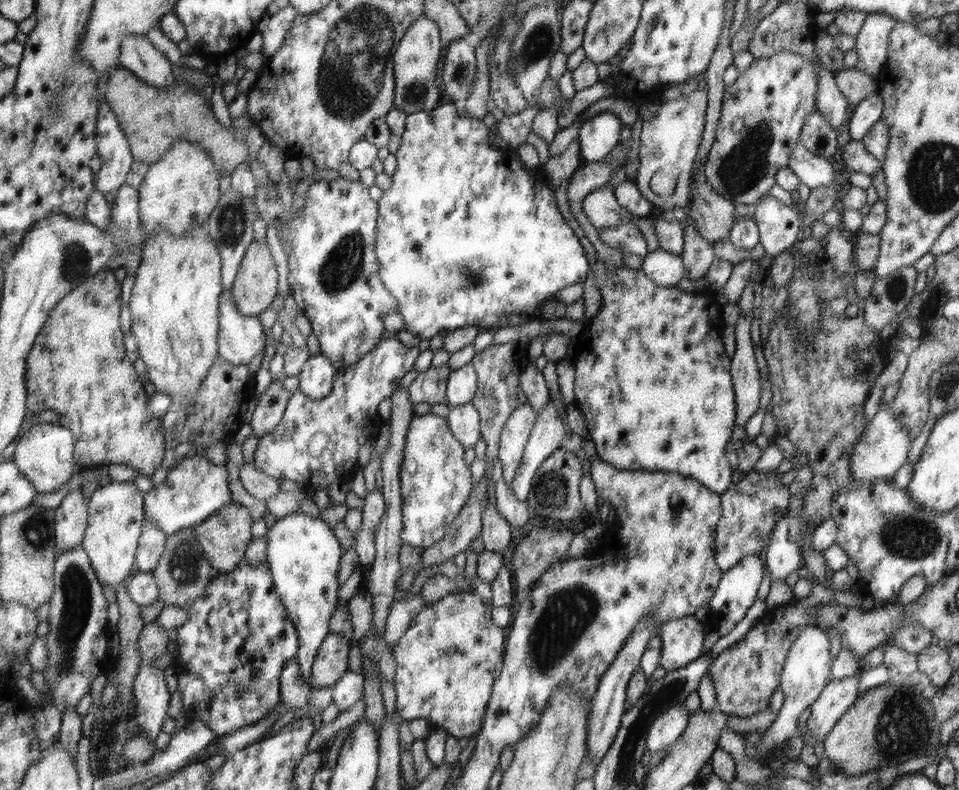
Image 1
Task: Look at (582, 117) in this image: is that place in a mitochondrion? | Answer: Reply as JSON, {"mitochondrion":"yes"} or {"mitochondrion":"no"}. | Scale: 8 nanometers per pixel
{"mitochondrion":"no"}

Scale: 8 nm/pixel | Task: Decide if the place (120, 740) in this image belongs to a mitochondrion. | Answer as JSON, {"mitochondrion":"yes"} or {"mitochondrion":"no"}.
{"mitochondrion":"yes"}

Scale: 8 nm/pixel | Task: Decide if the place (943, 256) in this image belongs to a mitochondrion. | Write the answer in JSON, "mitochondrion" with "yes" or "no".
{"mitochondrion":"no"}

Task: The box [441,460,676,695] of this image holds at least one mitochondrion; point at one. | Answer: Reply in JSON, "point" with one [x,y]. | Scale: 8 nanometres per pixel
{"point":[565,620]}

